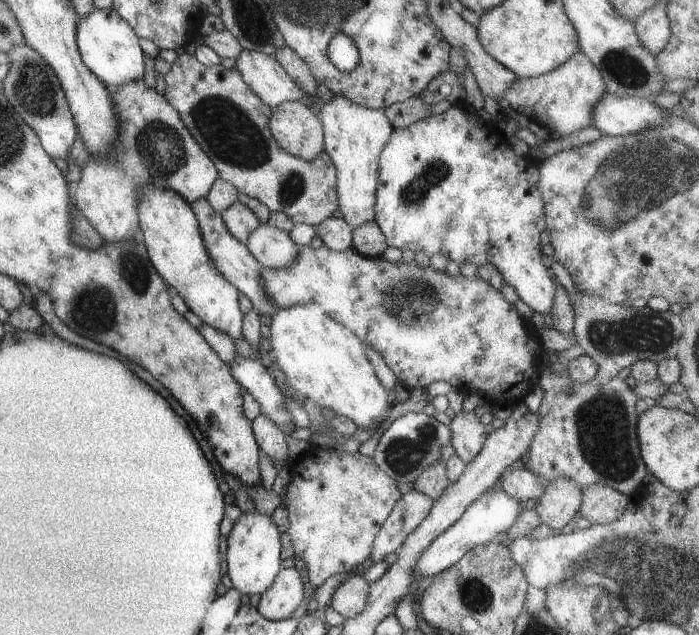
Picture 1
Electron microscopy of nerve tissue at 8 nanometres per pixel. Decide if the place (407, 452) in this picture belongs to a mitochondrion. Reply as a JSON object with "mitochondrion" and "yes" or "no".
{"mitochondrion":"yes"}

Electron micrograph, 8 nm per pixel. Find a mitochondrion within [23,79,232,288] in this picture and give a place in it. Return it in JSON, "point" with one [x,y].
{"point":[161,151]}

